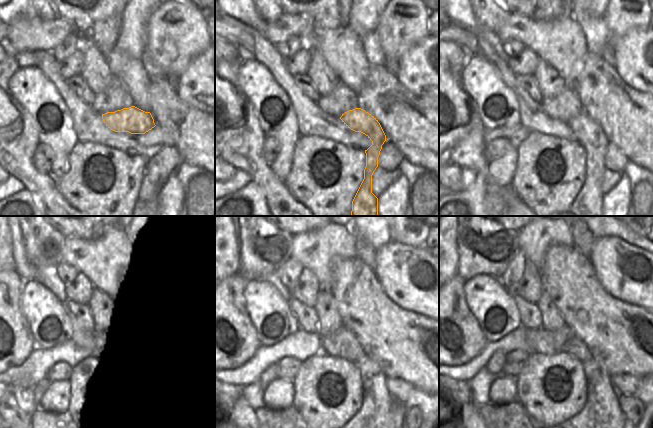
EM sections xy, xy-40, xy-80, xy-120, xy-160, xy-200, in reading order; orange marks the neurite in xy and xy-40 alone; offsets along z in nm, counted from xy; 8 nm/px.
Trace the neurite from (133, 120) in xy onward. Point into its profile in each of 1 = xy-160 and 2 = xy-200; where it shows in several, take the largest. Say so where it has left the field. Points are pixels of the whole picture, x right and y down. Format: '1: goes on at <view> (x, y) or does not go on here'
1: goes on at xy-160 (374, 419)
2: goes on at xy-200 (601, 419)

